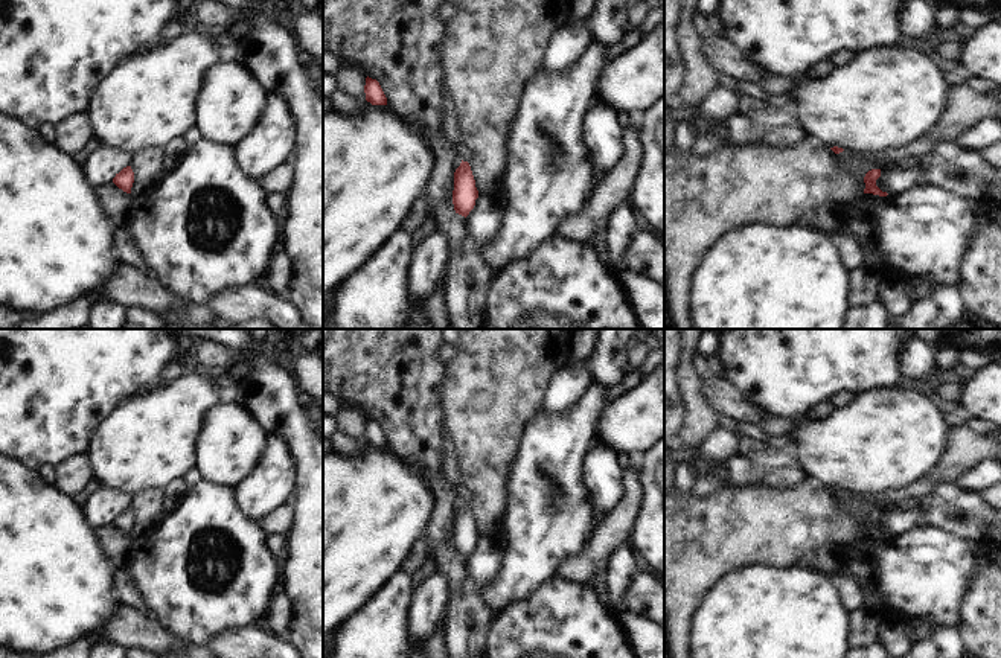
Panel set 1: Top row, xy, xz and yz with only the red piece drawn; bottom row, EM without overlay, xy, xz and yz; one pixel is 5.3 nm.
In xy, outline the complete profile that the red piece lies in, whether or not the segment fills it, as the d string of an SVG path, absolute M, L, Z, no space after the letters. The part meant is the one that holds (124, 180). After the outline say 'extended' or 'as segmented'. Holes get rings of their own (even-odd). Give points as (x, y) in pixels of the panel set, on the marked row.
M126 166L119 174L116 174L116 177L113 178L113 183L123 192L131 193L131 187L134 183L134 172L131 166Z | as segmented

